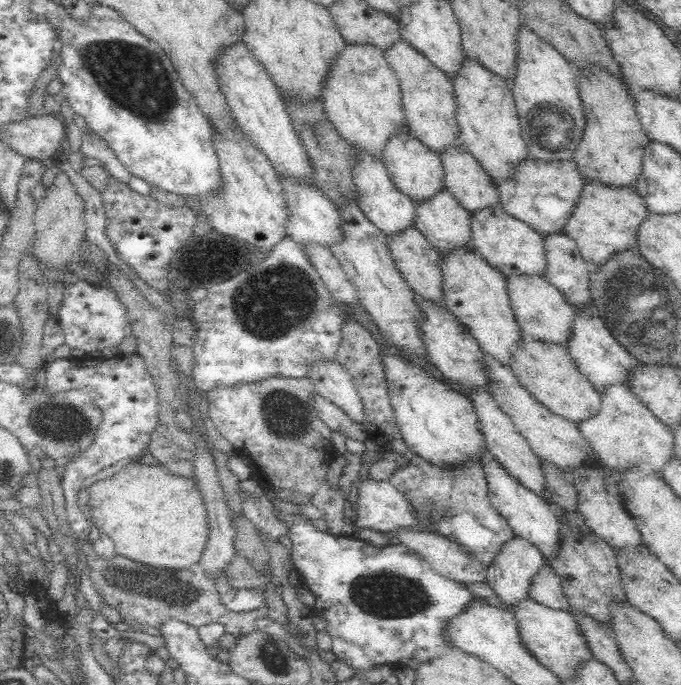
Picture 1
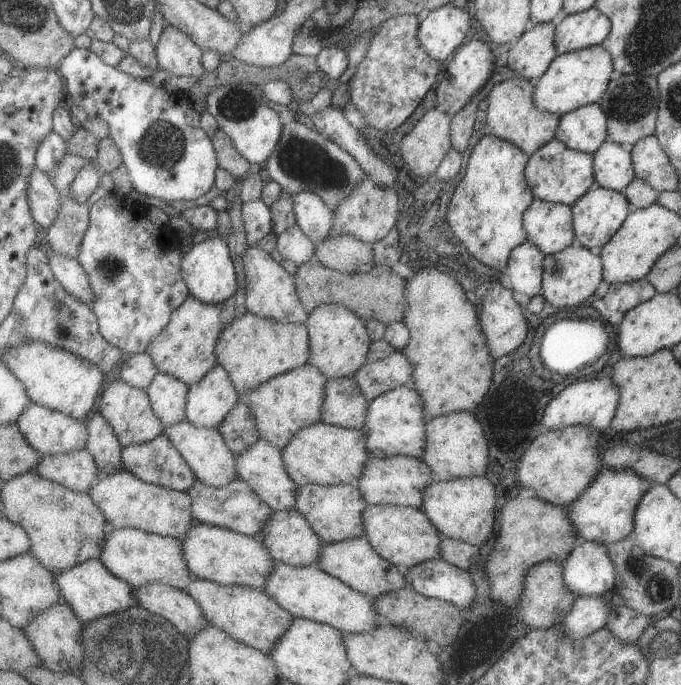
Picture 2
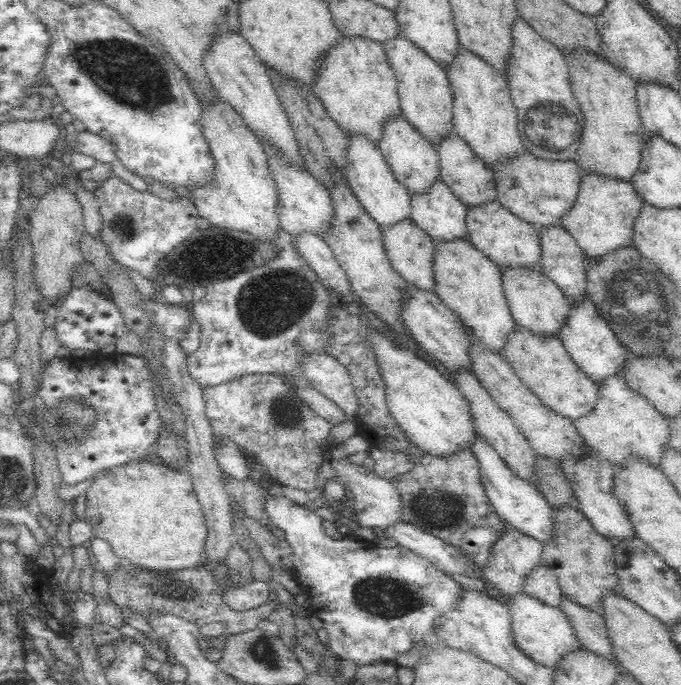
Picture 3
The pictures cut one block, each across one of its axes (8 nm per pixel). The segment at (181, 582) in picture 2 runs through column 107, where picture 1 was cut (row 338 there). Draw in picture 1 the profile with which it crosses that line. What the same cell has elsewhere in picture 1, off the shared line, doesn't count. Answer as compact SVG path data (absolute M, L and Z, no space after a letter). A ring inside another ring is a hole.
M512 270L512 274L504 276L506 279L506 292L510 299L510 307L514 313L514 318L523 336L528 336L544 342L555 342L566 345L568 332L574 320L576 310L566 300L566 297L543 275L524 274Z

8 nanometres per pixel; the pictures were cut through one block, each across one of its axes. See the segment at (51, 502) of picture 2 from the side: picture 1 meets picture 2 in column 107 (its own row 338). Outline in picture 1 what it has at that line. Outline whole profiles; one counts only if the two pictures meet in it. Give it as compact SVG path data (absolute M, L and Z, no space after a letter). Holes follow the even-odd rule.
M522 336L510 350L508 365L520 384L531 392L532 397L544 404L548 411L568 421L576 423L593 418L601 410L600 393L580 373L564 344Z

